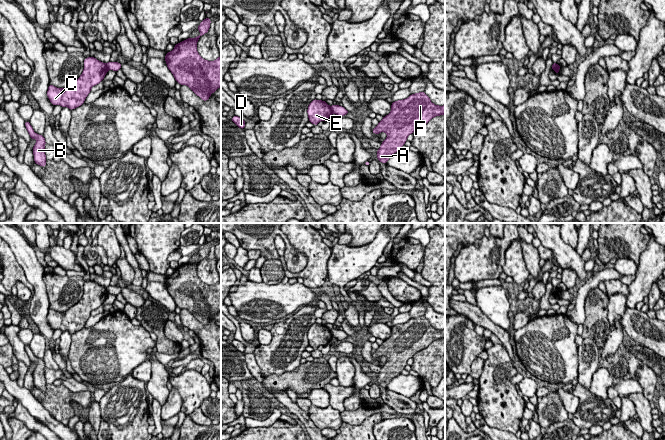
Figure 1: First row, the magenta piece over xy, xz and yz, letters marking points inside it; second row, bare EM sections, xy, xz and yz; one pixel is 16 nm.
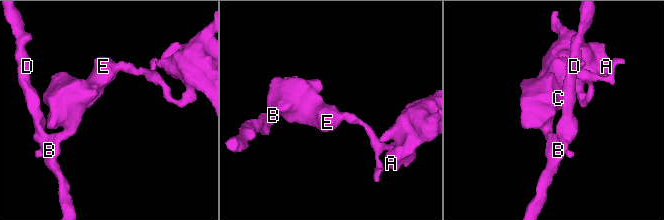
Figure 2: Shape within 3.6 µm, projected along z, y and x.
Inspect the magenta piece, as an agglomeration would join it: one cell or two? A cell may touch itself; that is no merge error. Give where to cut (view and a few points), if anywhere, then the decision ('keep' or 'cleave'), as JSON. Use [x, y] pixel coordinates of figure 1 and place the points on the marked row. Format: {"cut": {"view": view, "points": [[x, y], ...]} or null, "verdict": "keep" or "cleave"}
{"cut": {"view": "xz", "points": [[330, 106], [332, 112]]}, "verdict": "cleave"}

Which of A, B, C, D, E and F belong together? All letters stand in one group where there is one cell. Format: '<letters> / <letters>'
A F / B C D E

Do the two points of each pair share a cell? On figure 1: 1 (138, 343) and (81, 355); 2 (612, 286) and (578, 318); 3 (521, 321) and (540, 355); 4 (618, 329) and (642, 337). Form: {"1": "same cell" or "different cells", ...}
{"1": "same cell", "2": "different cells", "3": "different cells", "4": "different cells"}

